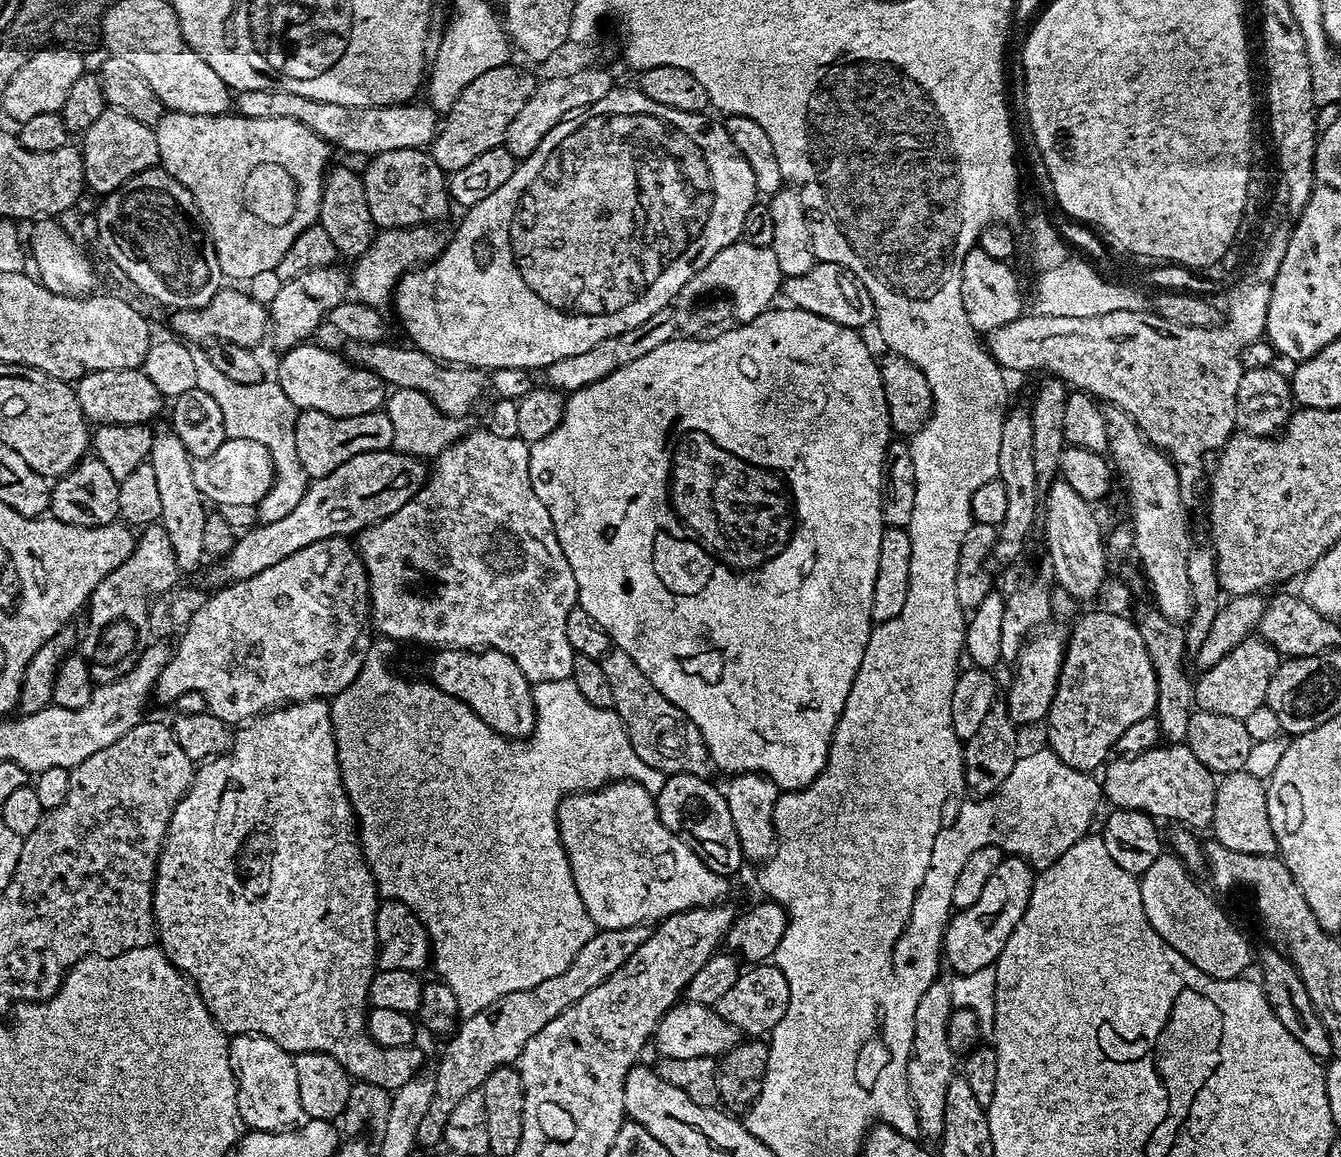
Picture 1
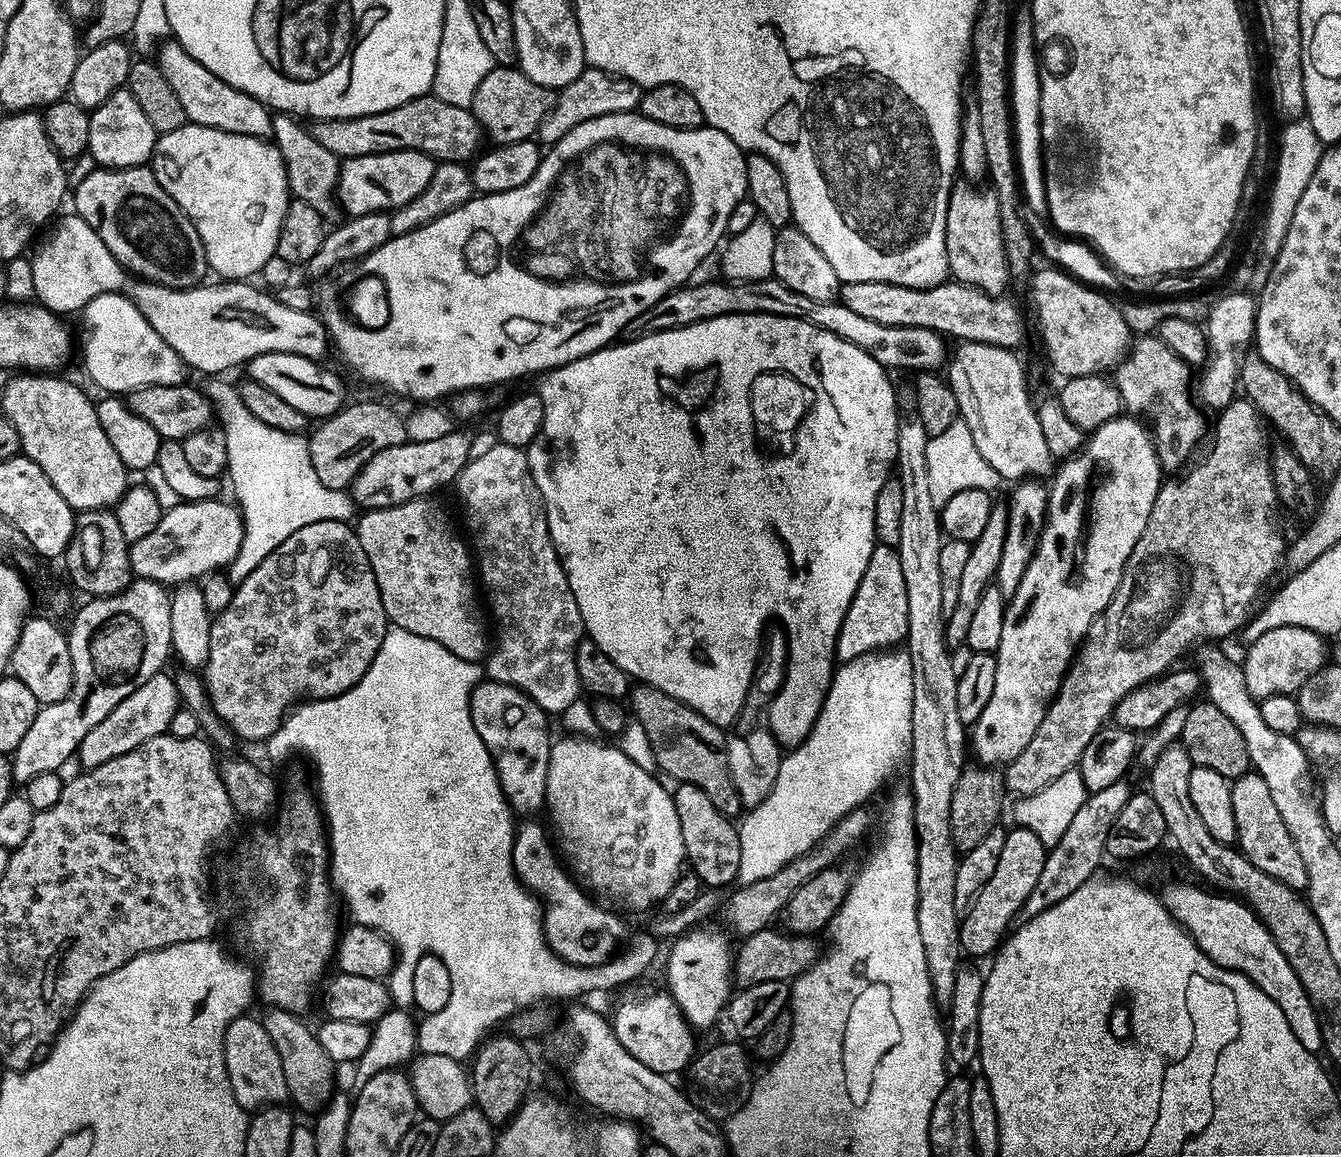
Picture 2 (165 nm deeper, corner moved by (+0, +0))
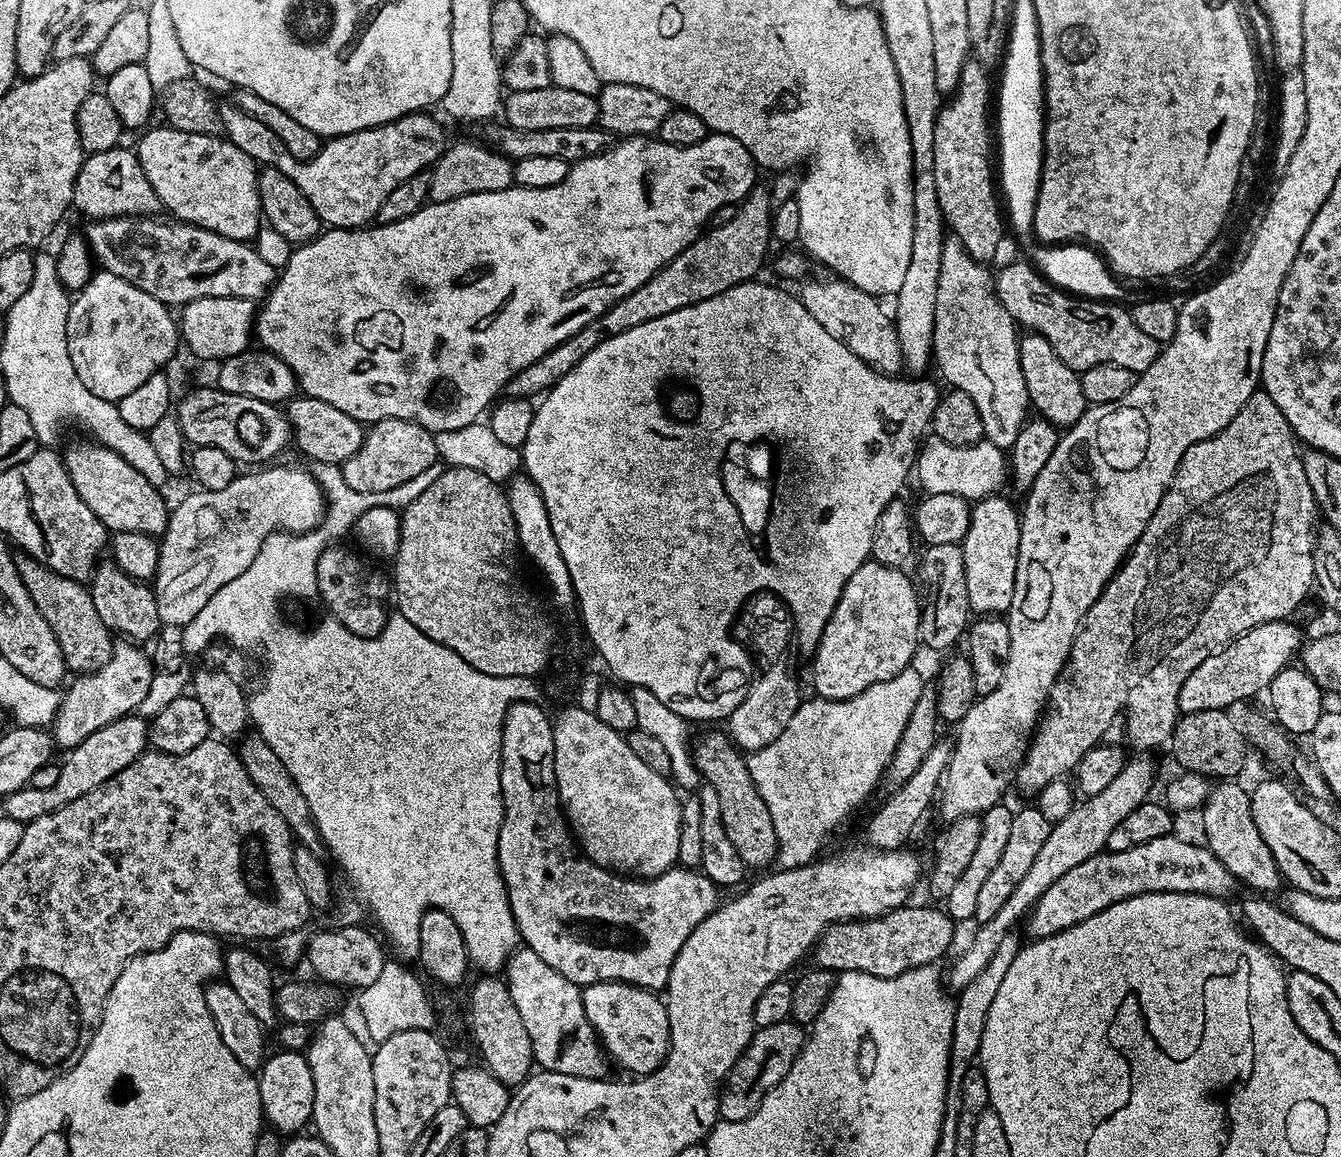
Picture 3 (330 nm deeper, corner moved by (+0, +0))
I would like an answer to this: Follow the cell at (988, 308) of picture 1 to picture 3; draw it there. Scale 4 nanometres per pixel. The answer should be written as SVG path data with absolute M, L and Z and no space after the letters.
M975 58L969 59L962 70L962 78L956 91L951 93L952 100L941 107L936 115L934 126L934 182L938 190L938 206L944 215L945 225L964 249L981 262L992 262L1000 248L1000 239L1006 230L1006 220L1002 215L1002 204L998 199L998 184L994 179L994 164L988 161L988 155L994 152L994 132L988 129L988 76L989 73Z

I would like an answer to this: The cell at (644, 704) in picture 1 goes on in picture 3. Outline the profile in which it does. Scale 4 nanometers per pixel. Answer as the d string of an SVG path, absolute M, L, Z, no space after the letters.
M727 731L706 733L700 745L692 748L692 760L701 777L714 790L714 794L718 794L726 838L730 838L734 850L738 850L738 858L742 858L745 869L764 868L772 859L777 859L780 843L778 834L774 834L774 818L770 818L770 810L766 810L766 802L757 790L754 778L750 778L745 753L732 743Z

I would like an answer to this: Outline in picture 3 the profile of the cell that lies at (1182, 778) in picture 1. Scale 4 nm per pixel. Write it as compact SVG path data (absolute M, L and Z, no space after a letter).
M1220 782L1209 791L1202 809L1204 815L1204 836L1206 846L1230 870L1230 874L1241 885L1249 884L1252 890L1260 894L1272 894L1282 885L1282 877L1274 862L1274 854L1270 854L1270 846L1262 842L1262 834L1258 834L1258 826L1254 826L1252 798L1249 789L1243 788L1240 782Z

